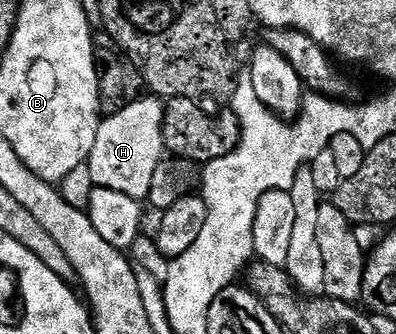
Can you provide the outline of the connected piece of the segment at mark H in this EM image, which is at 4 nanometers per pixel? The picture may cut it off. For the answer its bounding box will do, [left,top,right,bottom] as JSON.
[88,97,165,201]

